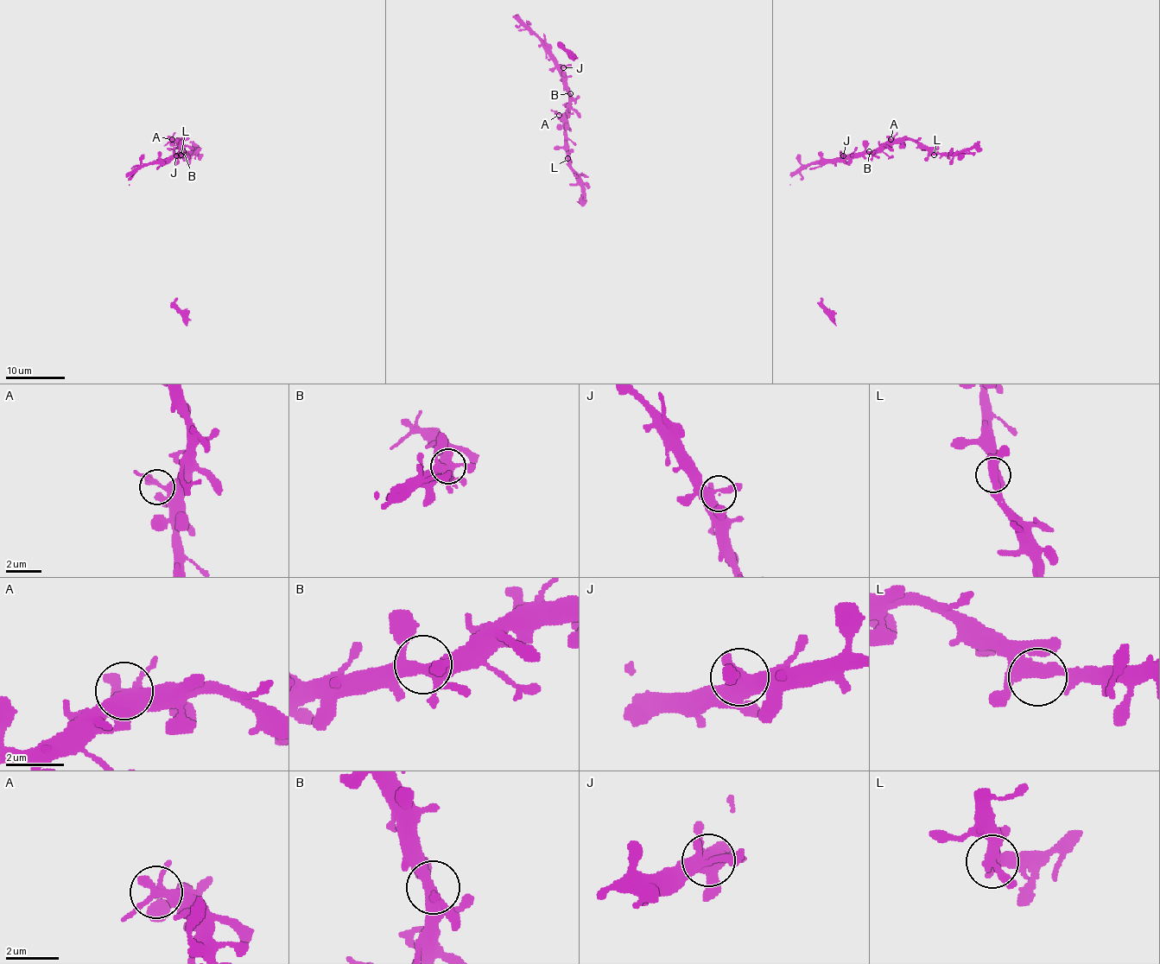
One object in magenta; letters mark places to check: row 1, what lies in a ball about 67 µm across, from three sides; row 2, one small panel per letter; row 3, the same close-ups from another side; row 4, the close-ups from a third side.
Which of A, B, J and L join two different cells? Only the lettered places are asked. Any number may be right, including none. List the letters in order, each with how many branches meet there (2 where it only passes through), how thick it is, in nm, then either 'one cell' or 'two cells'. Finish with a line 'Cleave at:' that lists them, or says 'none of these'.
A: 3 branches meet; 300 nm thick; one cell
B: 6 branches meet; 380 nm thick; one cell
J: 3 branches meet; 180 nm thick; one cell
L: 3 branches meet; 360 nm thick; one cell
Cleave at: none of these

